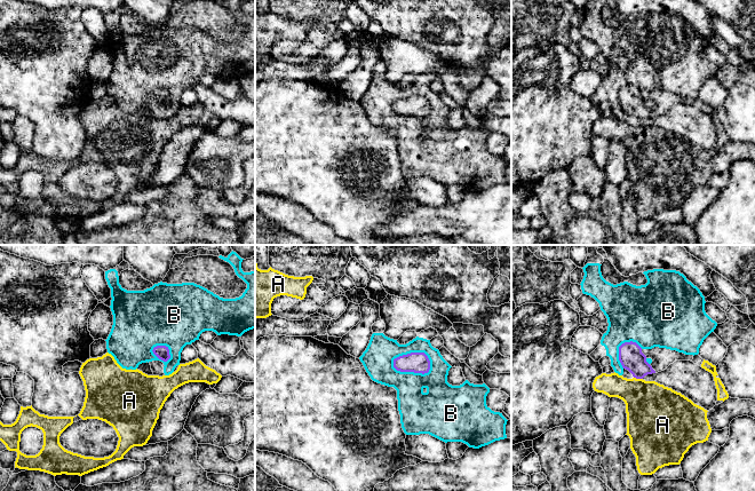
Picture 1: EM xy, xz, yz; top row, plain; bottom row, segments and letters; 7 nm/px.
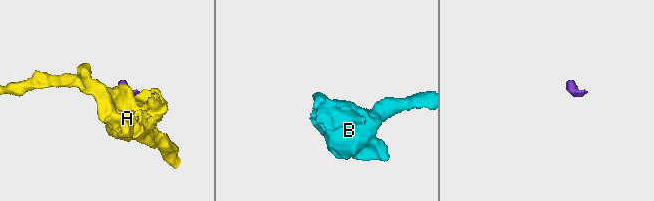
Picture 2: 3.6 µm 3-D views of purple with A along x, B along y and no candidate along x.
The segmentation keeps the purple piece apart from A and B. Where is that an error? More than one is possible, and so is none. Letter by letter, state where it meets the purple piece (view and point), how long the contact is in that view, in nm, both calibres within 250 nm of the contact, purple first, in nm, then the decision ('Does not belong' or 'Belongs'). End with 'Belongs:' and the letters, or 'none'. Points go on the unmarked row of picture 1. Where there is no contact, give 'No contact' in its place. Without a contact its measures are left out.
A: Touches purple at yz (638, 121). Shared border 70 nm. Thickness 170 nm (purple) against 380 nm. Belongs
B: Touches purple at xz (408, 115). Shared border 280 nm. Thickness 140 nm (purple) against 240 nm. Does not belong
Belongs: A

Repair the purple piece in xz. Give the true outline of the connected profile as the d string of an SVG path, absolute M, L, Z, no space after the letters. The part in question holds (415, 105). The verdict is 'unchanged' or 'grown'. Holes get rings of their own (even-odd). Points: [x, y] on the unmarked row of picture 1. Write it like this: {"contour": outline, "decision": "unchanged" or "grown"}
{"contour": "M411 96L394 103L394 111L400 116L428 117L430 104L424 96Z", "decision": "unchanged"}

